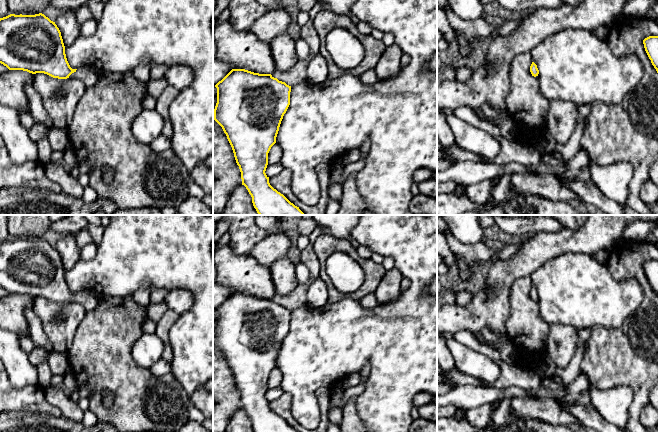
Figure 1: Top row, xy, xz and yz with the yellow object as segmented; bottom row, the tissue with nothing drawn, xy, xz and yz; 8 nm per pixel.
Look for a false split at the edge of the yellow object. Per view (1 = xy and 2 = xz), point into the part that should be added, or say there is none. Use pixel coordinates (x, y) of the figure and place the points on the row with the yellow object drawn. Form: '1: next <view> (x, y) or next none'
1: next xy (89, 75)
2: next none

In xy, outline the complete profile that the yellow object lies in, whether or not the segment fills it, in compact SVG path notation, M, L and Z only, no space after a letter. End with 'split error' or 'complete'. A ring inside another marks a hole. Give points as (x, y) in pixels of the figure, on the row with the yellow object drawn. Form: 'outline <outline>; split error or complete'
outline M42 13L10 14L0 18L0 63L9 70L23 70L32 74L44 73L58 79L76 78L83 81L86 88L97 84L100 78L100 72L92 66L77 69L70 67L59 28Z; split error

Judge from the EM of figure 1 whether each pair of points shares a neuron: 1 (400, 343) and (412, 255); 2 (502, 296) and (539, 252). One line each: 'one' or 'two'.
1: one
2: one

